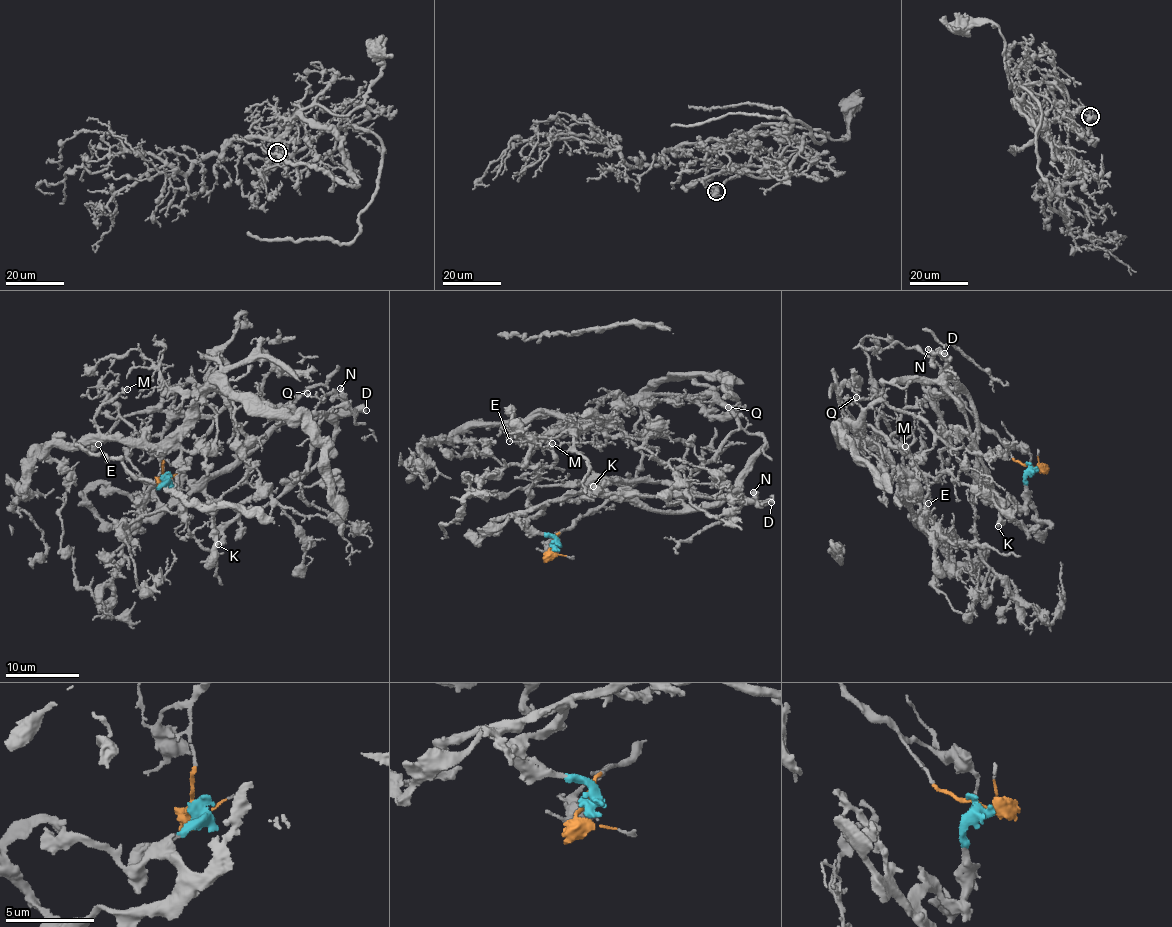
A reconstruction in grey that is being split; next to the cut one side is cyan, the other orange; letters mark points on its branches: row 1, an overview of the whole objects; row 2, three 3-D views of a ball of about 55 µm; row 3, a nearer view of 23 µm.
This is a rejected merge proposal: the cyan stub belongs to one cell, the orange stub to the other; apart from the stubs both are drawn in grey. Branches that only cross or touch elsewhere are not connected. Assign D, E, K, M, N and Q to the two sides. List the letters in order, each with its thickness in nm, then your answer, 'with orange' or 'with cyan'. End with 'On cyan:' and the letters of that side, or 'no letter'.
D: 550 nm | with cyan
E: 130 nm | with orange
K: 380 nm | with cyan
M: 140 nm | with orange
N: 360 nm | with cyan
Q: 120 nm | with orange
On cyan: D, K, N

